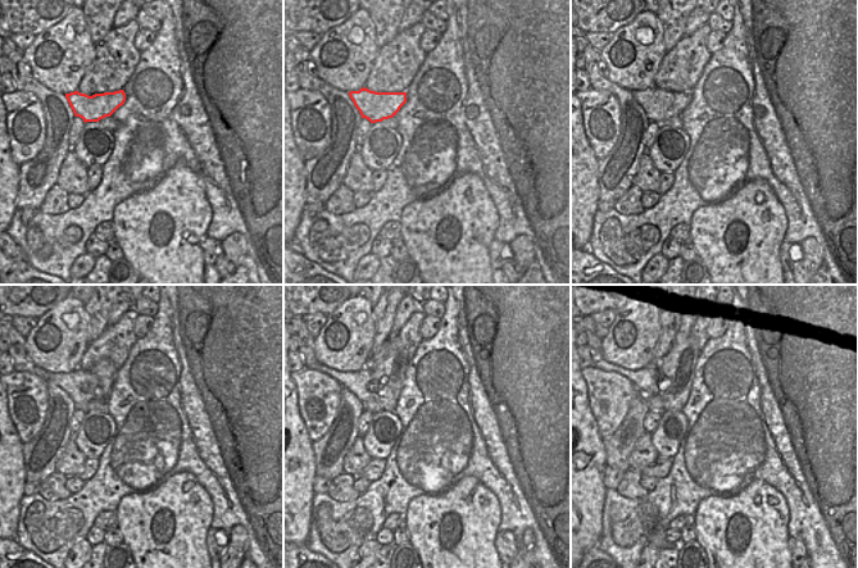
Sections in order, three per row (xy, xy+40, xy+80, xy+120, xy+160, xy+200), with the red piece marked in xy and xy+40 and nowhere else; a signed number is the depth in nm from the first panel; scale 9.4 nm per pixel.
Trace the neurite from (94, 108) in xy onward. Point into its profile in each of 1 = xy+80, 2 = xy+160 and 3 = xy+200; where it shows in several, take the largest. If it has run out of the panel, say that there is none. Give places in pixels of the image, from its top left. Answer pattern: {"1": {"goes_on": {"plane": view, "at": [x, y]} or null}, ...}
{"1": {"goes_on": {"plane": "xy+80", "at": [658, 104]}}, "2": {"goes_on": {"plane": "xy+160", "at": [357, 381]}}, "3": {"goes_on": {"plane": "xy+200", "at": [645, 380]}}}

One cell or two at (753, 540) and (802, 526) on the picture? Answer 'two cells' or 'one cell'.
two cells

